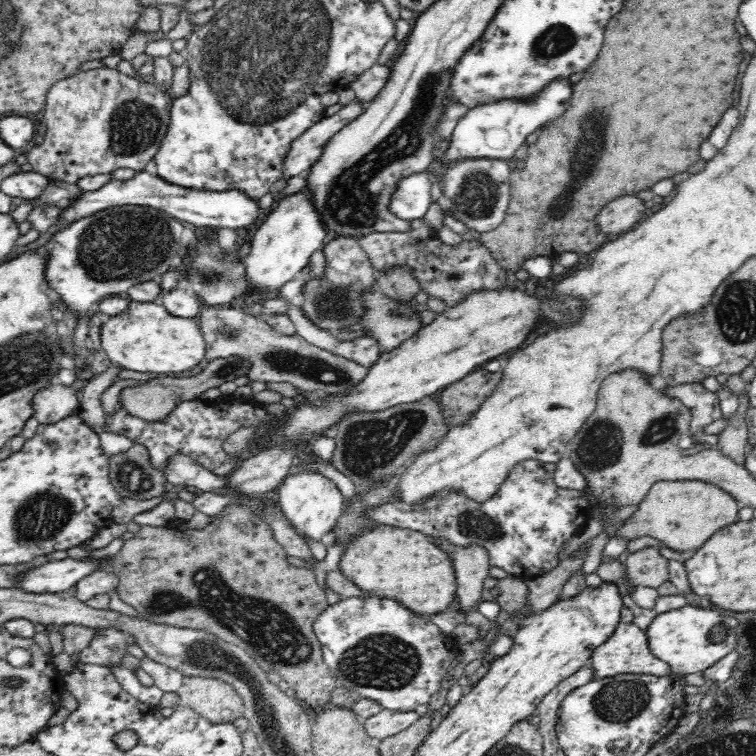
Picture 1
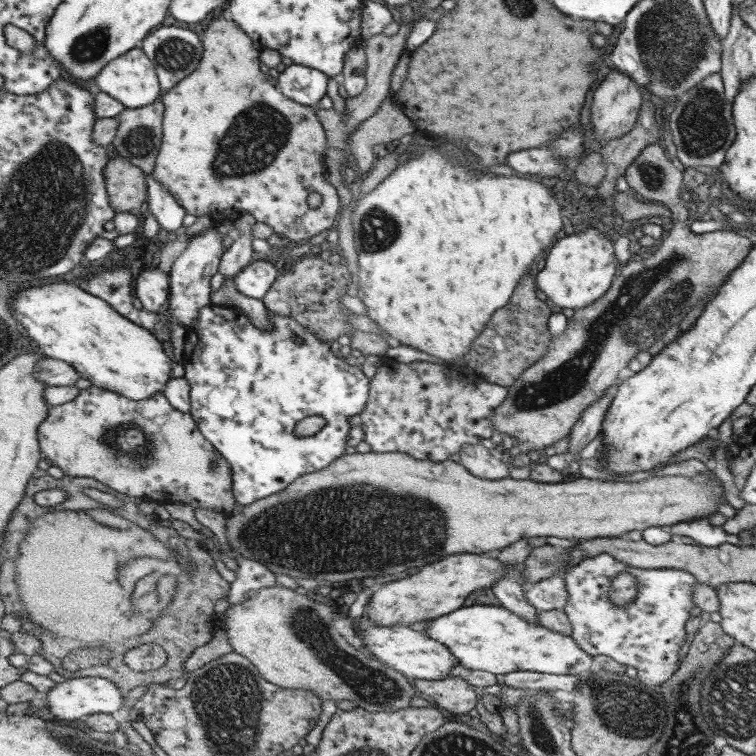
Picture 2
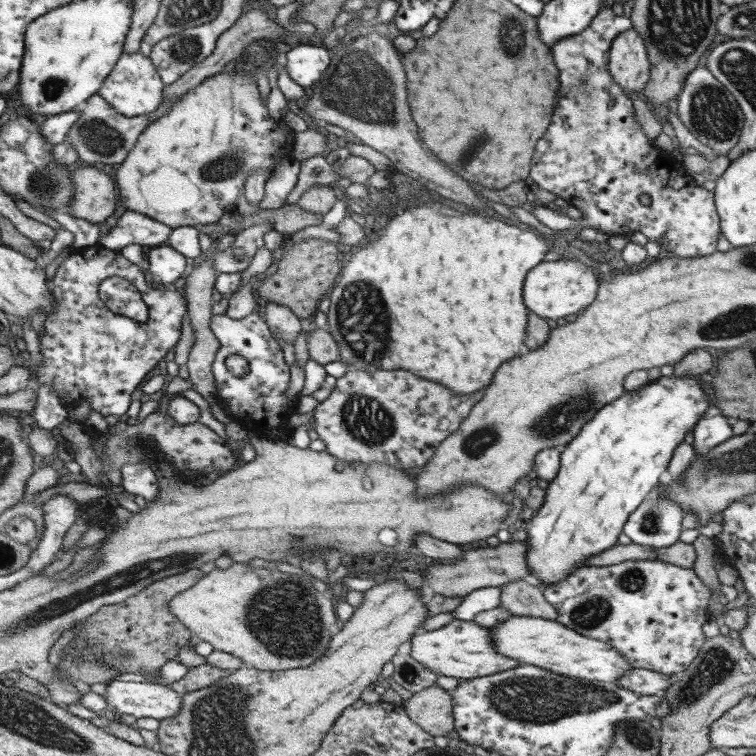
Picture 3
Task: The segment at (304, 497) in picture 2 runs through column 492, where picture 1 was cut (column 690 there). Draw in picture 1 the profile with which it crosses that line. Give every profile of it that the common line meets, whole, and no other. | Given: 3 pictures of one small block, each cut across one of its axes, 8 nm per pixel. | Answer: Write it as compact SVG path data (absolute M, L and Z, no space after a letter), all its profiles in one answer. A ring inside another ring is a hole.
M702 480L658 481L616 536L632 540L649 535L678 552L699 549L720 528L738 521L738 511L736 499L714 484Z

